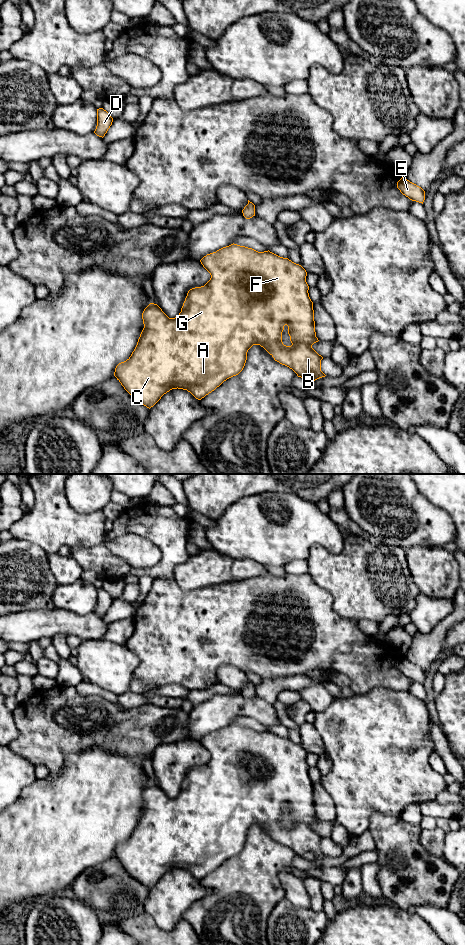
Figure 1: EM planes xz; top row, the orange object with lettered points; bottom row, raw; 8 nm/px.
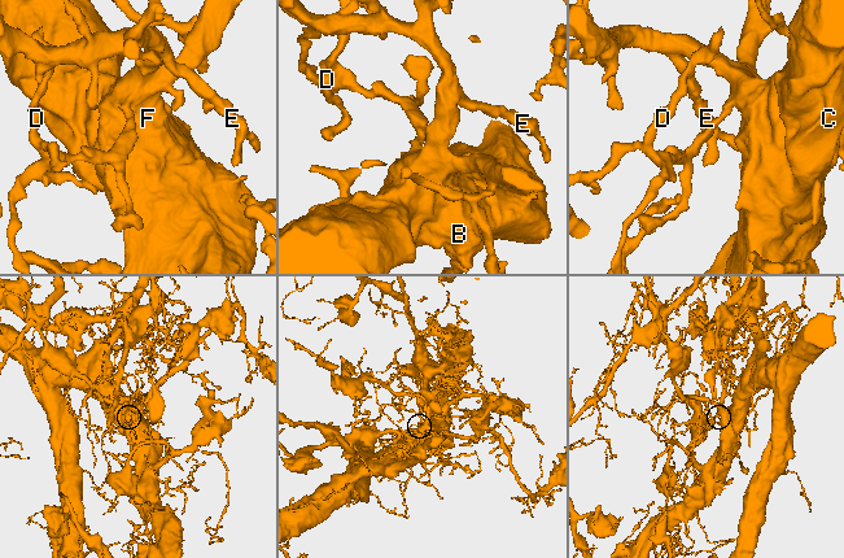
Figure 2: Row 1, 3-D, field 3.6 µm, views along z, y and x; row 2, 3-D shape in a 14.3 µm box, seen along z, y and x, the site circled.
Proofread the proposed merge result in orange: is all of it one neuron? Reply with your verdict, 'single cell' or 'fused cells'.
single cell

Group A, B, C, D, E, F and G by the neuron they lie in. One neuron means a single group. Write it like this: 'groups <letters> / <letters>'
groups A B C D E F G

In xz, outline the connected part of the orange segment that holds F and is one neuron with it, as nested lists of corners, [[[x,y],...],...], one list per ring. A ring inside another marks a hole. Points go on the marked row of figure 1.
[[[231,244],[223,247],[216,252],[207,254],[200,260],[203,267],[210,273],[210,280],[201,287],[195,287],[188,291],[181,312],[175,318],[169,318],[162,309],[154,303],[150,303],[142,313],[144,328],[140,334],[137,345],[131,356],[124,362],[119,363],[114,372],[114,376],[121,383],[124,389],[134,397],[138,402],[147,408],[153,407],[161,397],[172,389],[183,389],[190,392],[196,399],[201,400],[206,395],[214,391],[227,379],[238,375],[244,368],[247,360],[247,352],[253,345],[260,345],[263,347],[275,361],[292,369],[298,377],[304,378],[310,382],[325,377],[326,375],[321,371],[321,360],[323,357],[319,355],[312,345],[318,342],[315,332],[314,310],[313,302],[309,297],[309,286],[306,282],[307,272],[299,264],[296,264],[288,258],[280,257],[272,252],[264,251],[258,252],[252,248]],[[284,326],[288,326],[288,334],[290,336],[291,346],[286,346],[282,342],[282,332]]]

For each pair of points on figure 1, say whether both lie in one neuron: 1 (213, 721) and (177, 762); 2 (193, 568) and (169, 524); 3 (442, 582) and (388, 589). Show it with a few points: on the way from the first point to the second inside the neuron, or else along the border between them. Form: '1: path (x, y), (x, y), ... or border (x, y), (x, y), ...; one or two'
1: border (191, 738), (199, 741); two
2: border (190, 556), (175, 568), (173, 577); two
3: border (407, 563), (413, 583), (420, 592); two

